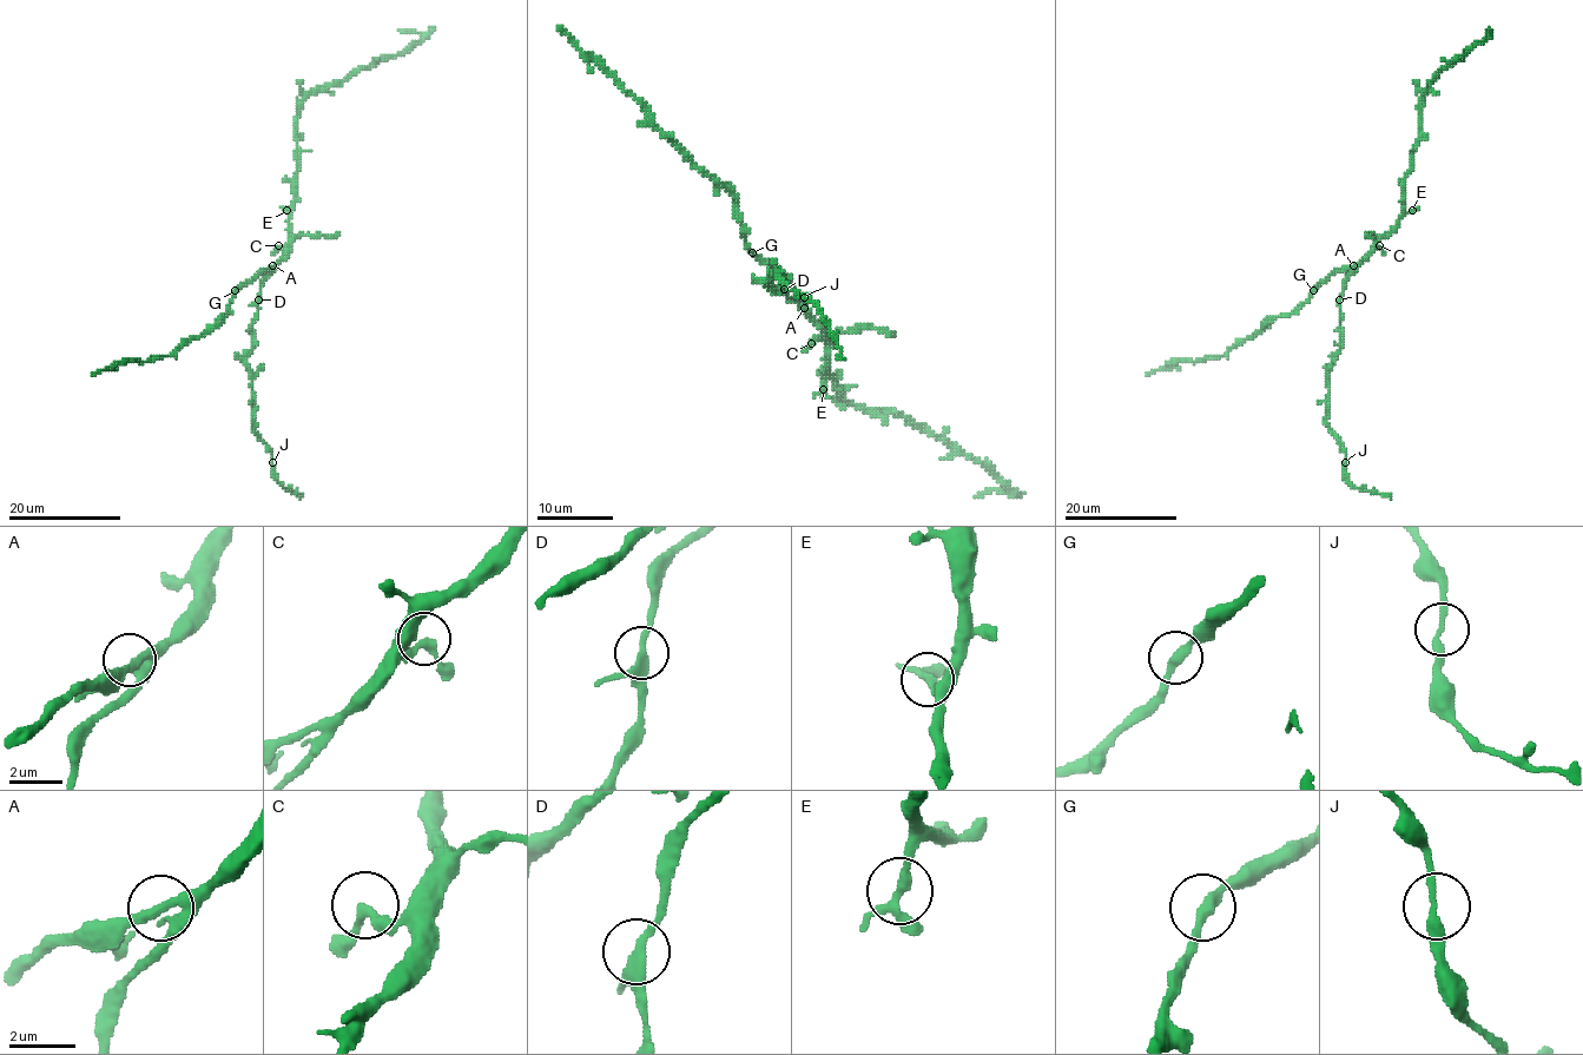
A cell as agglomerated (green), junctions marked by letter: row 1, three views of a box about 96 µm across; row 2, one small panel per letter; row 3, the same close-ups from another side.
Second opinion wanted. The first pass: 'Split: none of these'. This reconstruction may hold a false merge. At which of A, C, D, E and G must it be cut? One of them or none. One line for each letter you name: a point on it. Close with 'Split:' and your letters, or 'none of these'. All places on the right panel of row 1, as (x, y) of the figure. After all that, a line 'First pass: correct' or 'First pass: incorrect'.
Split: none of these
First pass: correct

